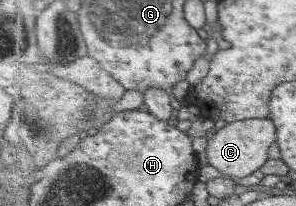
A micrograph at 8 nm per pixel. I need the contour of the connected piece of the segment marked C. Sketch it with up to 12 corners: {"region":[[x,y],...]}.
{"region":[[271,118],[227,123],[209,134],[207,161],[247,177],[278,141]]}

